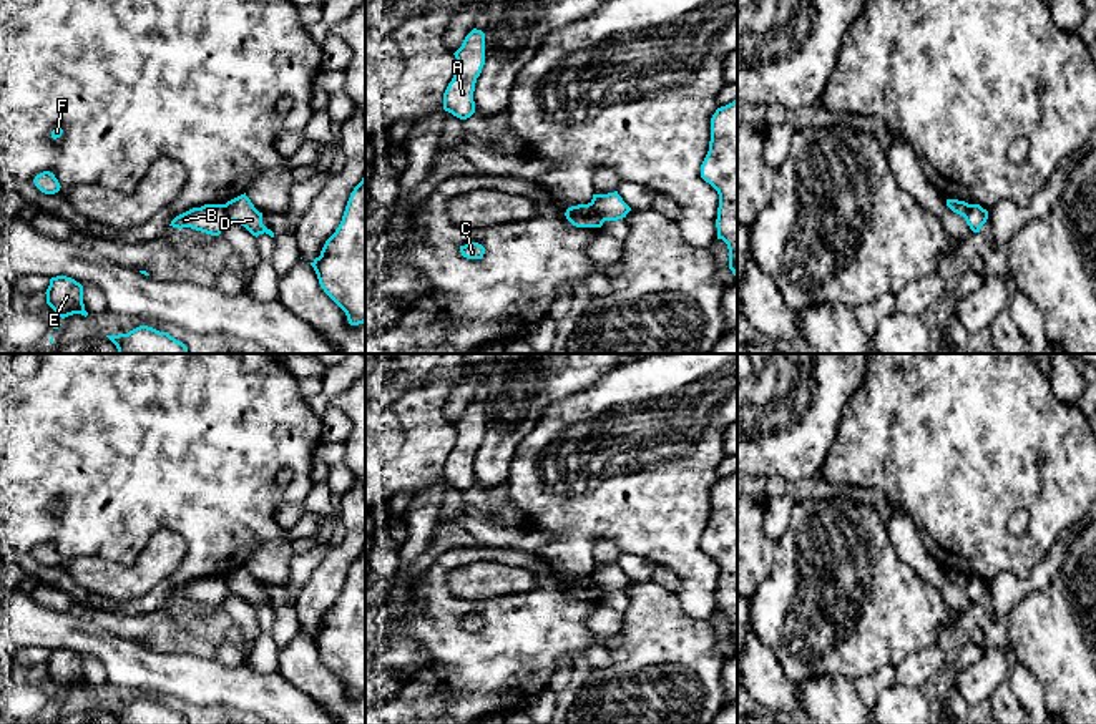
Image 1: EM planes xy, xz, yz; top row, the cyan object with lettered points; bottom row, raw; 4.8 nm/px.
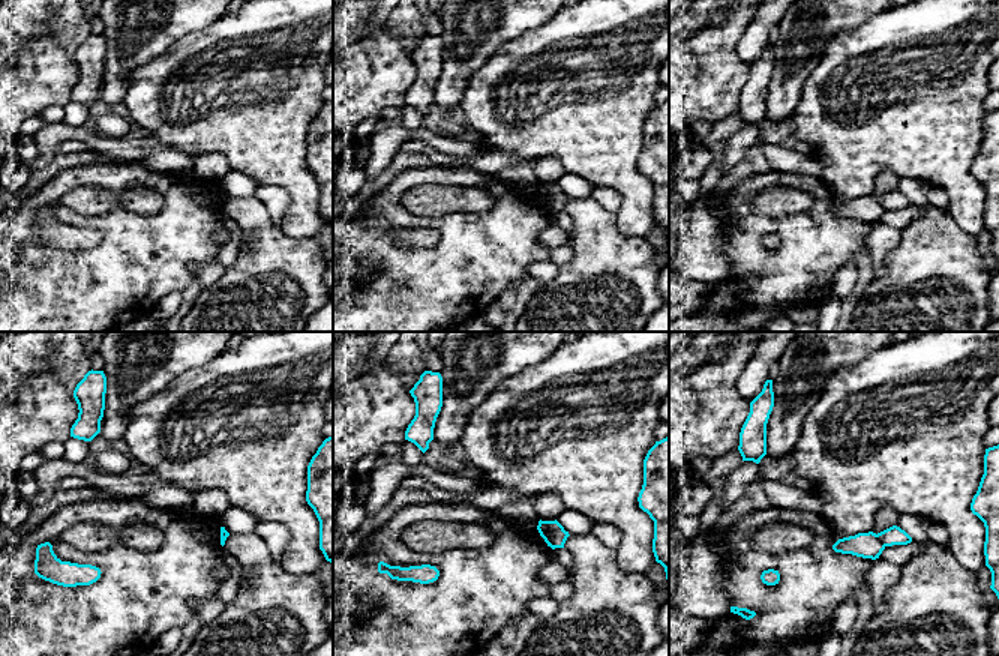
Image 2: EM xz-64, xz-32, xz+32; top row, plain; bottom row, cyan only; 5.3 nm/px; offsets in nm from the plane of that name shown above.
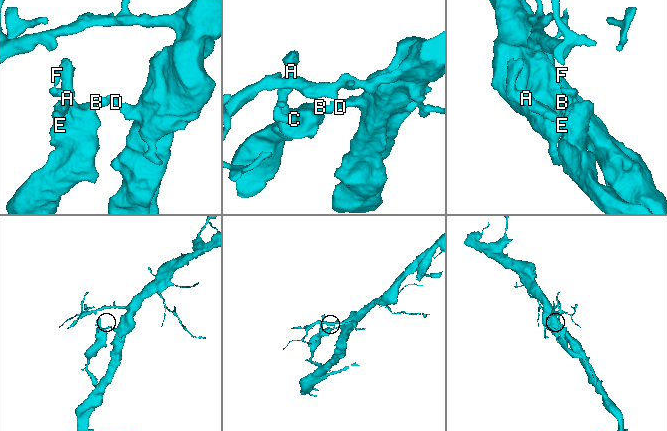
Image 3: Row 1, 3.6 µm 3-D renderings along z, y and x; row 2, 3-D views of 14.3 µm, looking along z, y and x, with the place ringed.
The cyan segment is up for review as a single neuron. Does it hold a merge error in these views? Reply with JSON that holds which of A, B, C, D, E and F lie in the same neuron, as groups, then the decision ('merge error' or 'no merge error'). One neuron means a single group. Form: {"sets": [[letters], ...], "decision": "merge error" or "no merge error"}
{"sets": [["A", "B", "C", "E", "F"], ["D"]], "decision": "merge error"}

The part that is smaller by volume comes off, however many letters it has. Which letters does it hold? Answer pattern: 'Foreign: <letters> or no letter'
Foreign: A, B, C, E, F

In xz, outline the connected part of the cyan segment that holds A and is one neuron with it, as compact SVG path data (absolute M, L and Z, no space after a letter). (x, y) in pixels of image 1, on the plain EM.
M473 400L453 427L457 443L443 465L443 482L467 492L475 485L473 463L485 437L485 405Z

